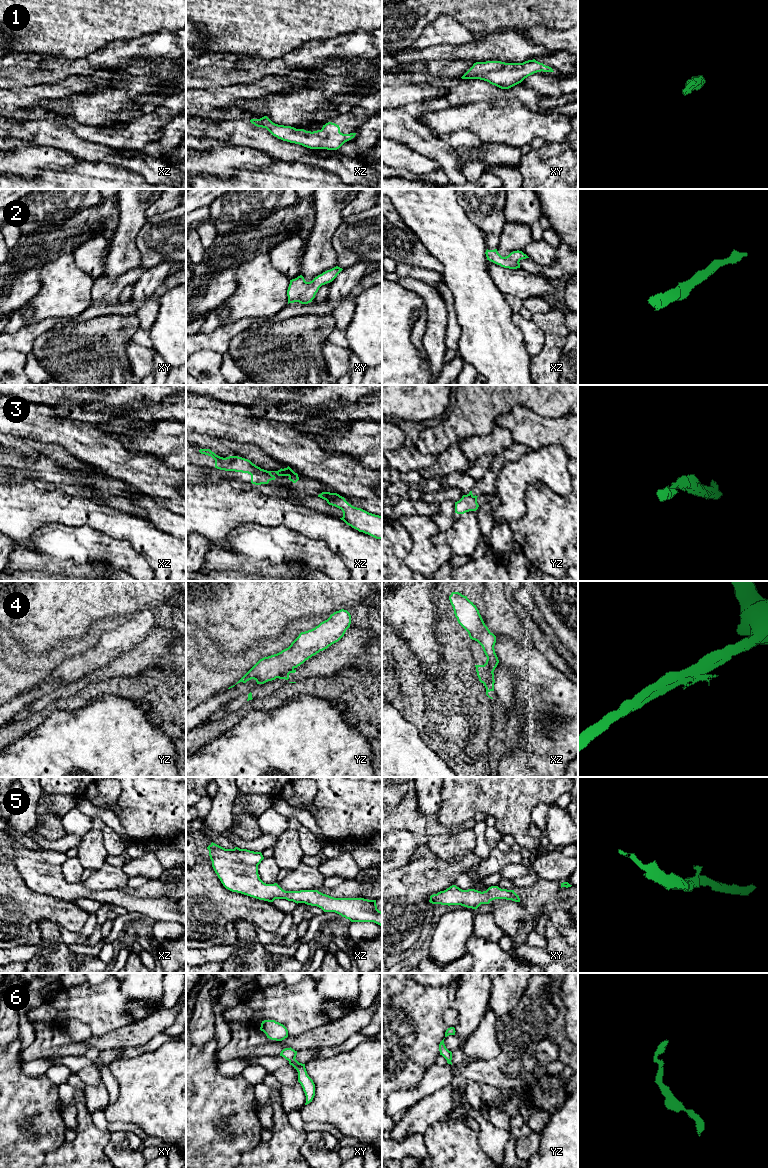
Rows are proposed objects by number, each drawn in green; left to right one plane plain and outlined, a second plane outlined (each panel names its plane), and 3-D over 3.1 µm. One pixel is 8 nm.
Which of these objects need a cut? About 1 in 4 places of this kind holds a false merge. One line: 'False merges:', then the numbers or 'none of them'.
False merges: 3, 4

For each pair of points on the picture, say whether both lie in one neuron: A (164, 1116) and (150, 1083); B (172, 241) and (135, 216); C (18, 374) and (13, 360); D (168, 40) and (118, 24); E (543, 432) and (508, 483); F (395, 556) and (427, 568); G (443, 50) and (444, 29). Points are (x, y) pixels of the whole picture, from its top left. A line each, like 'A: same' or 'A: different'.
A: same
B: different
C: same
D: different
E: different
F: different
G: different

